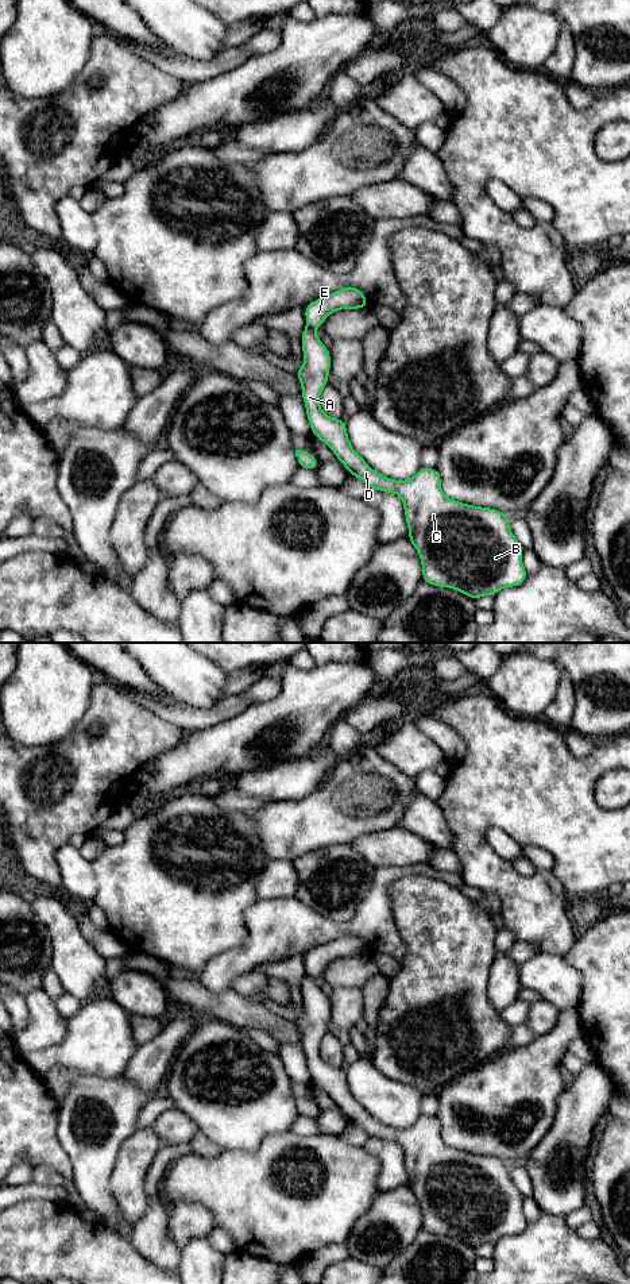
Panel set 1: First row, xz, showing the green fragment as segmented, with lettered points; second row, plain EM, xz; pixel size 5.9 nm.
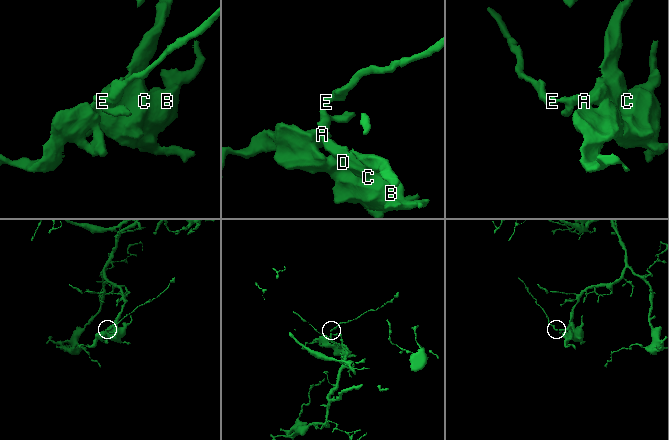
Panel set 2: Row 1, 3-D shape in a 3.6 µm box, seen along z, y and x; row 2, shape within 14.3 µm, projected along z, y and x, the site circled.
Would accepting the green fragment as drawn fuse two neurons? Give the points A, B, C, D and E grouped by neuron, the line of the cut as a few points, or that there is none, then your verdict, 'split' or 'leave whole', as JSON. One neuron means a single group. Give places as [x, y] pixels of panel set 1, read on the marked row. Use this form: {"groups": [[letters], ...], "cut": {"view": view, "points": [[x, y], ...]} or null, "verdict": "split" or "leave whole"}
{"groups": [["A", "B", "C", "D"], ["E"]], "cut": {"view": "xz", "points": [[306, 327], [313, 331]]}, "verdict": "split"}

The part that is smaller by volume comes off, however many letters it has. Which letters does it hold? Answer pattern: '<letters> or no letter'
E

